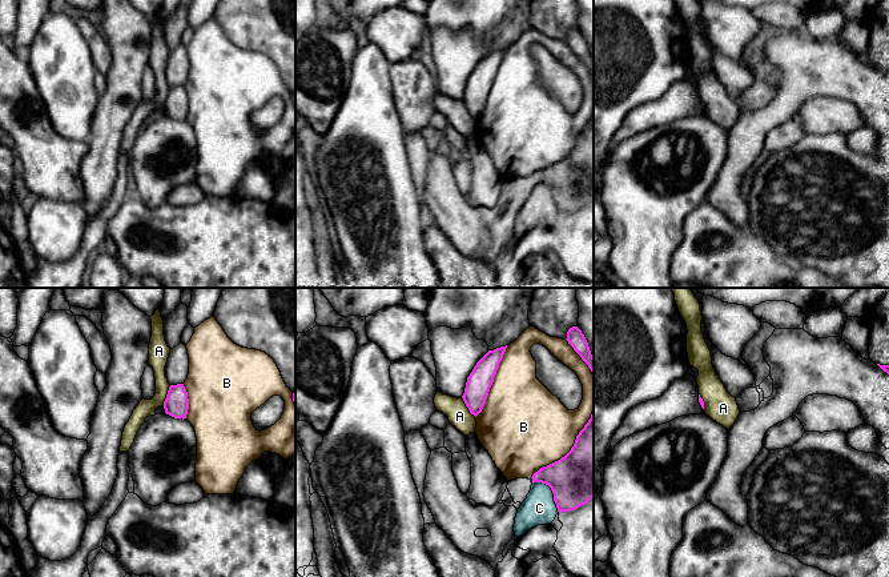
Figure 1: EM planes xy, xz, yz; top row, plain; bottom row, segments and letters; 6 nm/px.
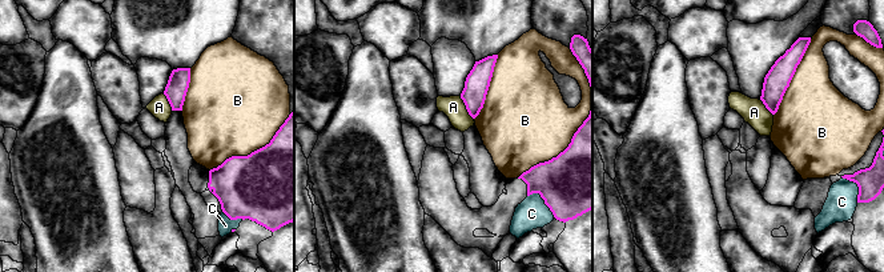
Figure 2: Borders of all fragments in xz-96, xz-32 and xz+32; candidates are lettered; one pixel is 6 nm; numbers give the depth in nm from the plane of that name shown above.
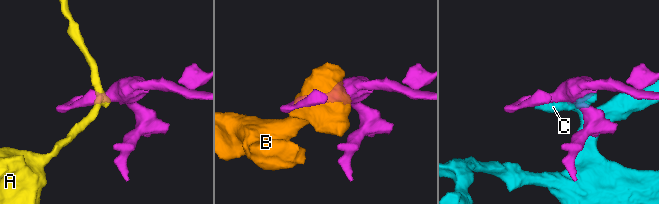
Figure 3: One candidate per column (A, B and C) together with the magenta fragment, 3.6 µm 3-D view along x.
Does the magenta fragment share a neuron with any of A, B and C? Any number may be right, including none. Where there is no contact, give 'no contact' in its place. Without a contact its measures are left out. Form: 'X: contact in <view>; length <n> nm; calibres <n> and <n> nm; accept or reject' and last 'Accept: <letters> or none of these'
A: contact in xy; length 140 nm; calibres 150 and 110 nm; reject
B: contact in xz; length 550 nm; calibres 360 and 460 nm; reject
C: contact in xz; length 260 nm; calibres 320 and 200 nm; reject
Accept: none of these

